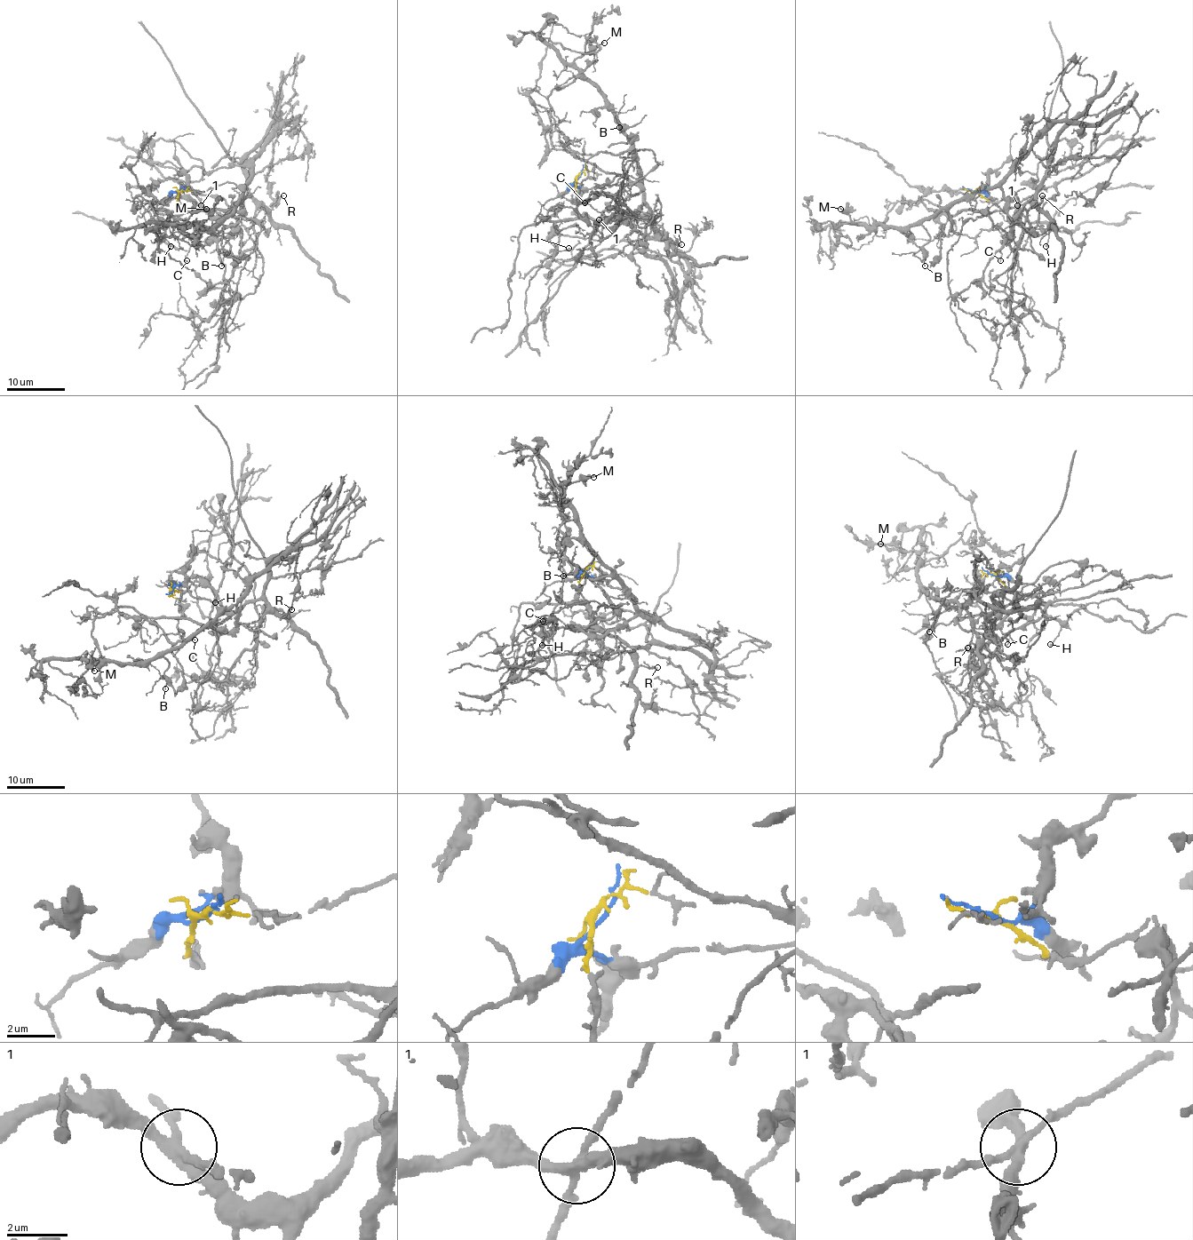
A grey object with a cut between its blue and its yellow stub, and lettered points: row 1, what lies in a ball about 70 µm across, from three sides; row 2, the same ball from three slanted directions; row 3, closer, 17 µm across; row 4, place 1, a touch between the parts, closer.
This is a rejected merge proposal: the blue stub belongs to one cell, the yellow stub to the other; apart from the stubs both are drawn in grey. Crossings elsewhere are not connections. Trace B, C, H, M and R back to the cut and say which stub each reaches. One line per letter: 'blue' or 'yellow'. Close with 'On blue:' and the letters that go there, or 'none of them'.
B: blue
C: yellow
H: yellow
M: blue
R: yellow
On blue: B, M

